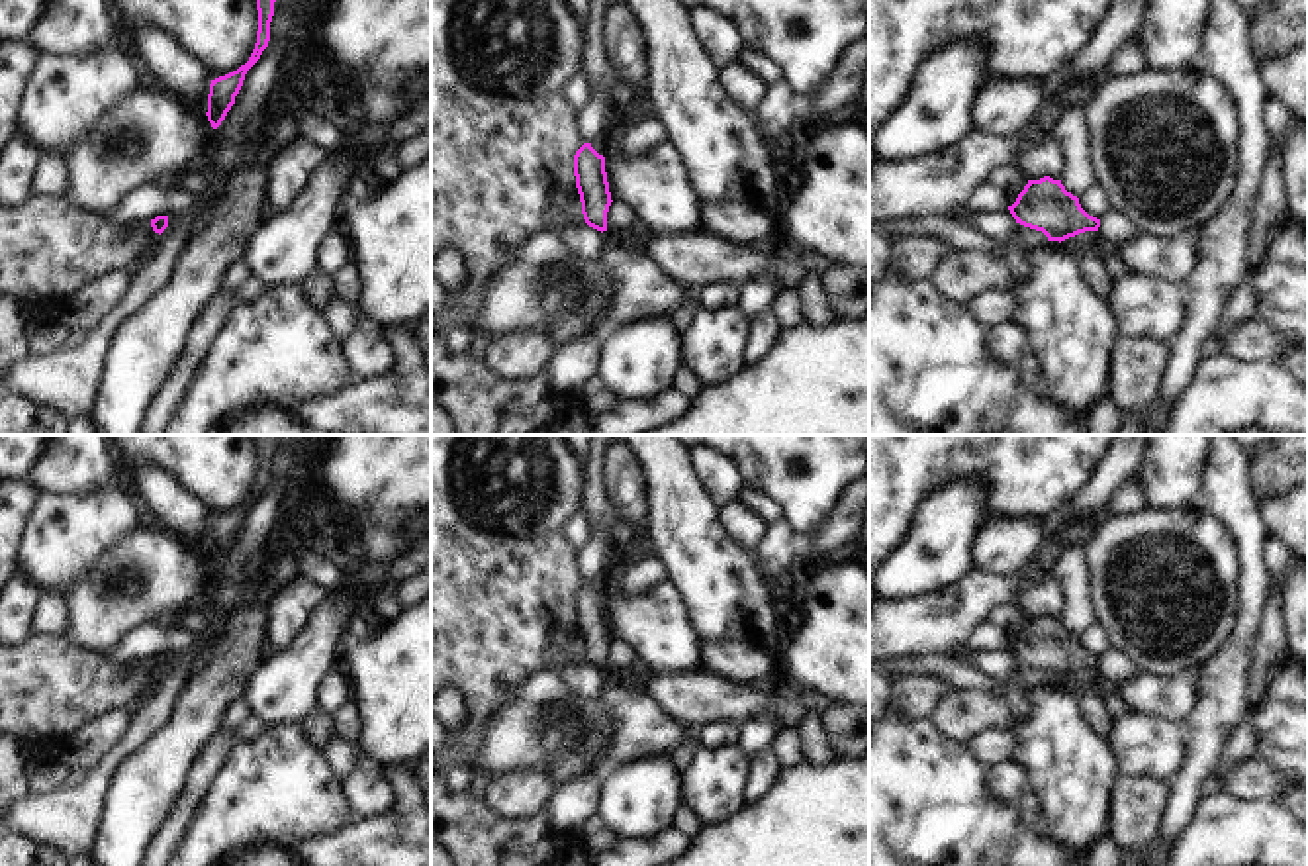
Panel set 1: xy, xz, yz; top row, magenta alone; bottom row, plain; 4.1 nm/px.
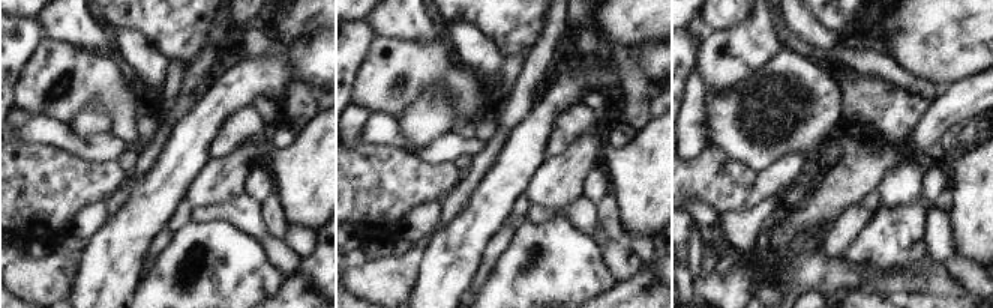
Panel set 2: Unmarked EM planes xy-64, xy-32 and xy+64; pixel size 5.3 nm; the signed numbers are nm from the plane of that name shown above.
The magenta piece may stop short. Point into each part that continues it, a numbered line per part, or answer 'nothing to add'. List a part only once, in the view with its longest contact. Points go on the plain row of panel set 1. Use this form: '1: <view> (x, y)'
nothing to add.

